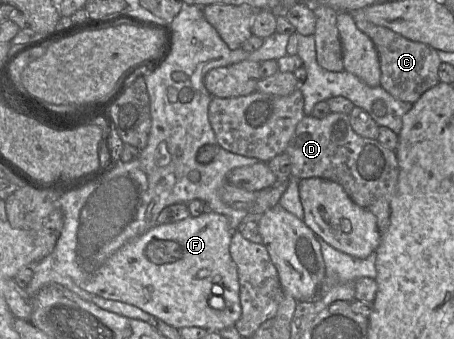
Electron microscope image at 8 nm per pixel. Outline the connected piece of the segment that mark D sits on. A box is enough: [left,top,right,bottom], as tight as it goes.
[284,112,397,234]

